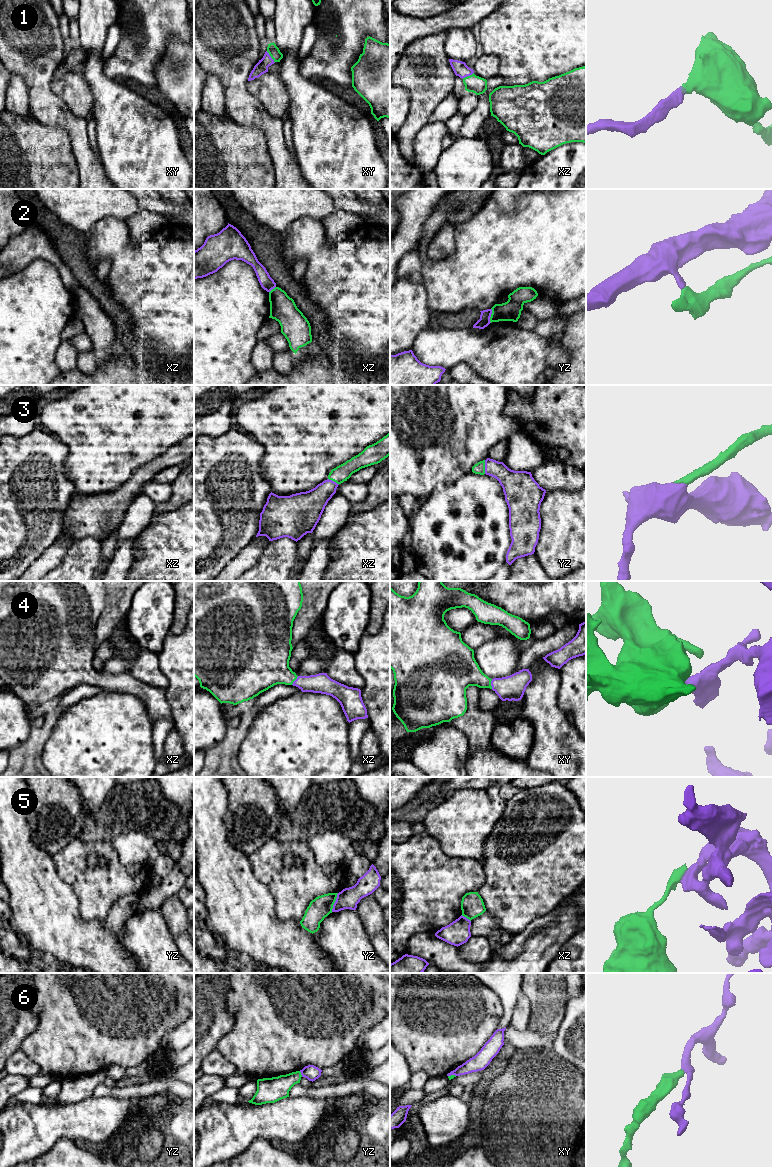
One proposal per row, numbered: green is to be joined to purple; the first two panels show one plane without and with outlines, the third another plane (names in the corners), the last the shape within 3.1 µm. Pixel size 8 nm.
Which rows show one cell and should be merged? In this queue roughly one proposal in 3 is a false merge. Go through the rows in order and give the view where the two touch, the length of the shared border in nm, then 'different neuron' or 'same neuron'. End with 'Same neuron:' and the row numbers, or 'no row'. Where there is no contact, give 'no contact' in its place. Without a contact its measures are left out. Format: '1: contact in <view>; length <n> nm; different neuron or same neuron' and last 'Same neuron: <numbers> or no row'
1: contact in xy; length 120 nm; same neuron
2: contact in yz; length 120 nm; different neuron
3: contact in yz; length 110 nm; same neuron
4: contact in xy; length 80 nm; same neuron
5: contact in yz; length 160 nm; different neuron
6: contact in yz; length 50 nm; different neuron
Same neuron: 1, 3, 4

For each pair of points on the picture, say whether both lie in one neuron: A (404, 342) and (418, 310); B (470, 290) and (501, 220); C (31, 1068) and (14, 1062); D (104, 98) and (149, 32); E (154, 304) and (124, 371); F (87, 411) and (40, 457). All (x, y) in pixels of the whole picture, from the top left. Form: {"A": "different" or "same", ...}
{"A": "same", "B": "same", "C": "same", "D": "different", "E": "different", "F": "different"}

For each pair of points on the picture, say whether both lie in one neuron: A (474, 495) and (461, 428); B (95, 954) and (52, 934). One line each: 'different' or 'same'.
A: different
B: same

